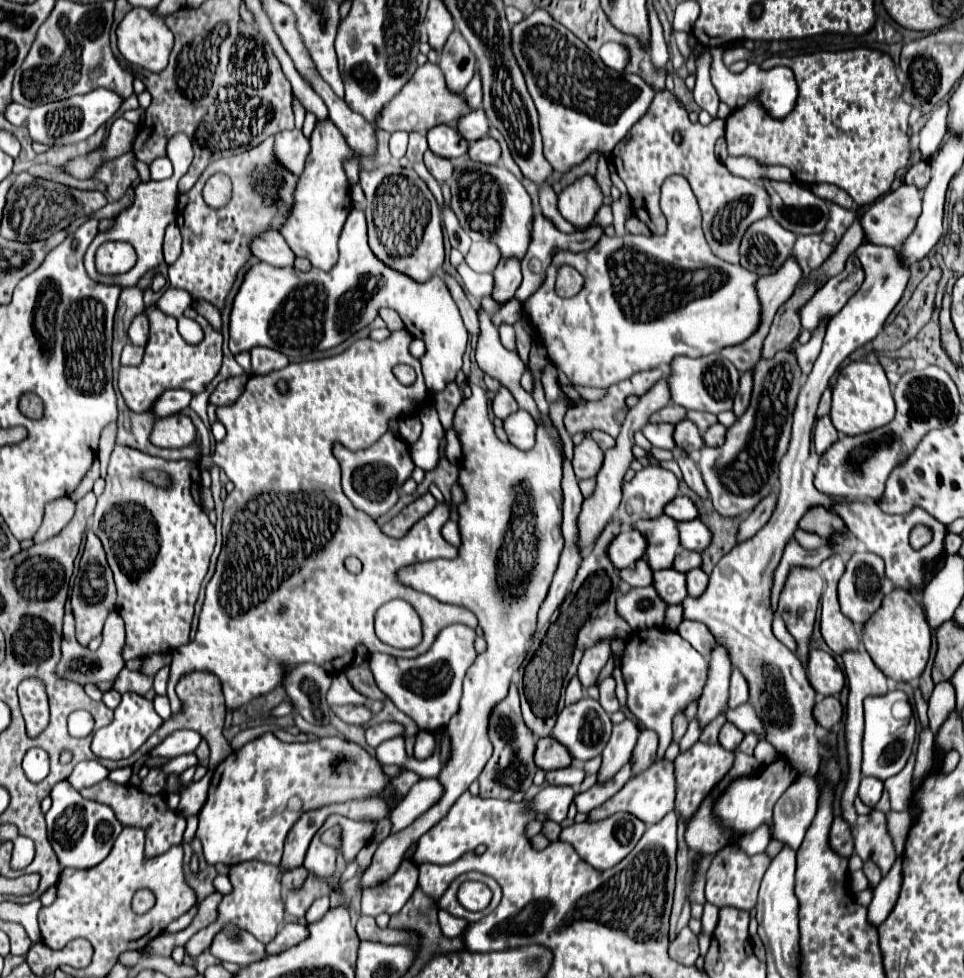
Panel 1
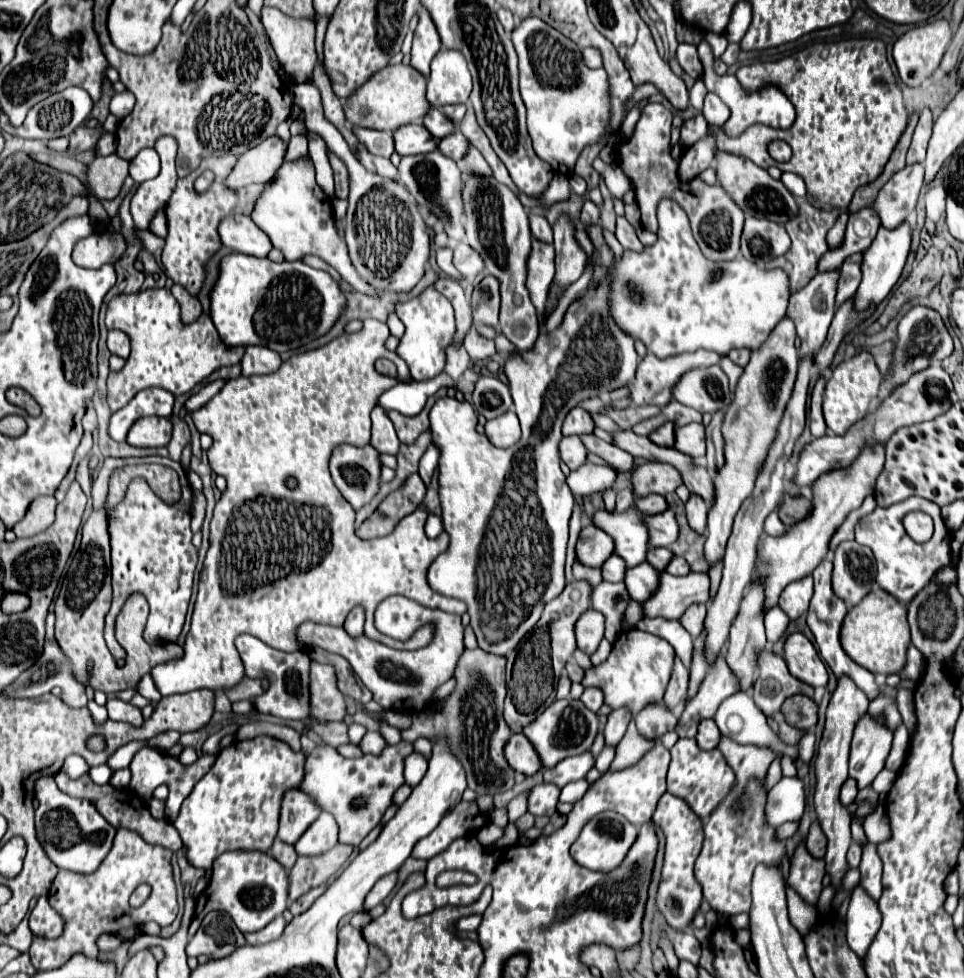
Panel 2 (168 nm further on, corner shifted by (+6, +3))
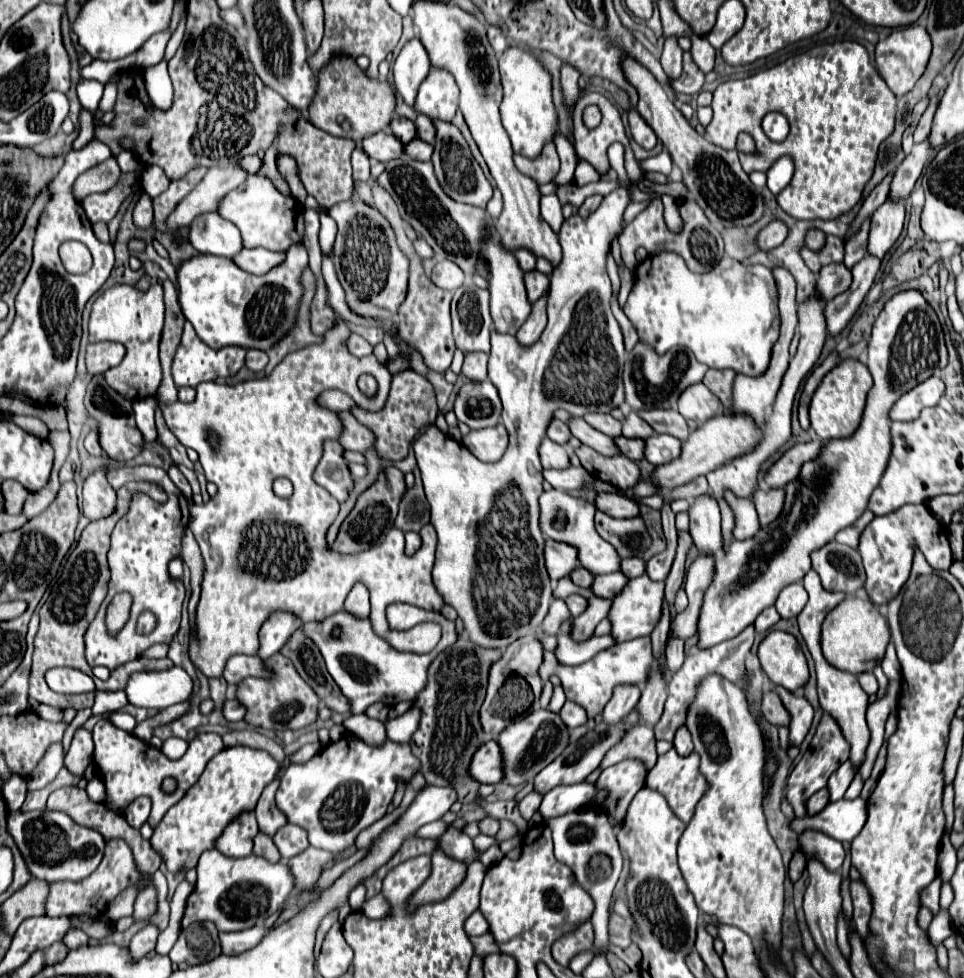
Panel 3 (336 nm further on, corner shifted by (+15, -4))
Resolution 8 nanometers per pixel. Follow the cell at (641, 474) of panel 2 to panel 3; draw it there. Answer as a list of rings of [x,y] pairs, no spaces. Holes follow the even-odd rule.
[[[721,414],[709,418],[705,424],[701,424],[695,432],[689,434],[687,442],[683,442],[681,456],[669,464],[663,464],[661,468],[655,468],[655,484],[659,488],[675,488],[685,482],[691,482],[697,476],[705,476],[707,472],[721,468],[727,460],[733,460],[737,456],[743,456],[759,442],[759,426],[757,422],[747,414]]]

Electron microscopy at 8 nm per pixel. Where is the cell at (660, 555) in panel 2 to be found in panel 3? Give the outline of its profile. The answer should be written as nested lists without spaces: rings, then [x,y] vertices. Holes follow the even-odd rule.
[[[637,556],[627,558],[627,560],[621,560],[621,572],[627,578],[637,578],[637,576],[645,574],[645,562],[641,558],[637,558]]]

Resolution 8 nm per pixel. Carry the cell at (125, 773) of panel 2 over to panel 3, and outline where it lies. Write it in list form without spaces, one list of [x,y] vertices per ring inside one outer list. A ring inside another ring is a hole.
[[[95,777],[88,781],[85,790],[90,800],[94,802],[104,802],[106,796],[105,785],[99,777]]]

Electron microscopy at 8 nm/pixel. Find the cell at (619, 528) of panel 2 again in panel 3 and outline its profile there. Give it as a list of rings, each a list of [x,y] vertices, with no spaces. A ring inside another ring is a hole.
[[[547,490],[539,496],[539,510],[541,510],[539,526],[541,526],[543,538],[551,538],[551,540],[575,546],[579,564],[585,570],[589,570],[591,574],[609,574],[619,570],[621,558],[617,556],[617,552],[613,552],[613,548],[609,548],[609,544],[605,544],[605,540],[601,540],[601,536],[597,536],[597,530],[593,528],[595,508],[591,502],[585,502],[583,498],[573,498],[563,490]]]

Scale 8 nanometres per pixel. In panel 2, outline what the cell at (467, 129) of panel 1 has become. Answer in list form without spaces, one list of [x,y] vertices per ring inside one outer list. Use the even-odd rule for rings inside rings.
[[[430,109],[430,113],[424,117],[424,125],[426,125],[426,129],[430,129],[430,133],[434,133],[434,137],[438,137],[438,139],[448,137],[448,135],[456,129],[454,121],[450,121],[440,109]]]

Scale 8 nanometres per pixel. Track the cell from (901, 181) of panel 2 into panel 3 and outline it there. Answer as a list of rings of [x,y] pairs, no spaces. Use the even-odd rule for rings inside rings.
[[[923,140],[921,144],[915,144],[913,150],[909,152],[909,156],[901,162],[901,166],[897,166],[895,178],[891,184],[891,196],[893,198],[907,200],[917,178],[921,176],[921,170],[925,166],[929,152],[931,152],[931,144],[929,144],[929,140]]]

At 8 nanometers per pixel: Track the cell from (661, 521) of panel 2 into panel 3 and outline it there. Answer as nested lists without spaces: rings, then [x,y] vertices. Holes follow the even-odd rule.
[[[603,512],[595,514],[595,528],[599,536],[609,542],[621,558],[629,558],[633,554],[641,554],[651,544],[651,536],[639,516],[635,518],[611,518]]]

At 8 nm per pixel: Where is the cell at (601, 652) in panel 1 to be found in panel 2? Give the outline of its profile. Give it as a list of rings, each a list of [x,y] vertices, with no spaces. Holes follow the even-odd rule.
[[[586,611],[576,623],[576,641],[578,649],[588,657],[596,653],[600,641],[604,637],[604,617],[598,611]]]

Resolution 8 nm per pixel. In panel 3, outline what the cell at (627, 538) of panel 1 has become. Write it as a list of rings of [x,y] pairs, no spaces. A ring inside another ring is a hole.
[[[545,540],[545,568],[549,578],[559,580],[569,576],[577,564],[577,550],[569,544],[557,544],[555,540]]]

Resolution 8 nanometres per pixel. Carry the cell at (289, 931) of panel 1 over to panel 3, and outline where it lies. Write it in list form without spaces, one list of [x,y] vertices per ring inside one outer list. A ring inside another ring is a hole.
[[[253,926],[247,930],[239,930],[239,932],[221,932],[219,940],[221,940],[221,954],[233,956],[233,954],[241,954],[253,946],[257,946],[261,942],[261,936],[265,936],[265,928],[263,926]]]

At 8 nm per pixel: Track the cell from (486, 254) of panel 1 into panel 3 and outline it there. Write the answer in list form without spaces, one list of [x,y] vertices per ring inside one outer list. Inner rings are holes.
[[[439,260],[431,272],[431,282],[443,290],[457,290],[465,282],[465,274],[451,260]]]

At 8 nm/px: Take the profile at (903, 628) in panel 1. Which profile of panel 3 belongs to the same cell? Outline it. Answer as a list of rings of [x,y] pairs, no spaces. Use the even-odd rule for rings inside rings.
[[[847,596],[825,616],[821,624],[821,650],[825,660],[831,666],[839,670],[847,670],[851,674],[873,670],[881,662],[889,640],[891,640],[891,634],[889,634],[885,616],[871,600],[865,600],[865,598]]]

